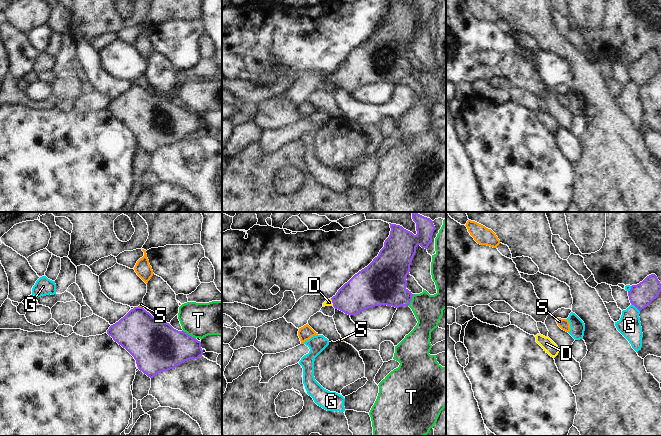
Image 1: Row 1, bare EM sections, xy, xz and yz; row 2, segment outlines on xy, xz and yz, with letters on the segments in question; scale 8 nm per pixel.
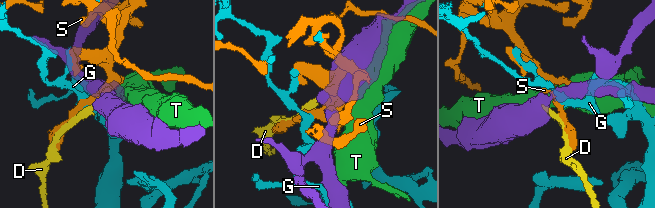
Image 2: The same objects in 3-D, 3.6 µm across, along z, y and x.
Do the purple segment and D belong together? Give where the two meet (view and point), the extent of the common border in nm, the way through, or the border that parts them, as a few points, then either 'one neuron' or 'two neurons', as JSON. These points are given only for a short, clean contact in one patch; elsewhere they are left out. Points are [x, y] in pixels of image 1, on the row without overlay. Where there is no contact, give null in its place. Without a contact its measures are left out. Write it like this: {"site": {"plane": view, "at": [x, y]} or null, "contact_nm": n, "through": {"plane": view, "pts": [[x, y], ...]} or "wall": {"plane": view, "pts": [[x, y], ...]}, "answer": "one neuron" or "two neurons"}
{"site": {"plane": "xz", "at": [332, 78]}, "contact_nm": 70, "through": {"plane": "xz", "pts": [[361, 68], [350, 75], [332, 78], [329, 78]]}, "answer": "one neuron"}

